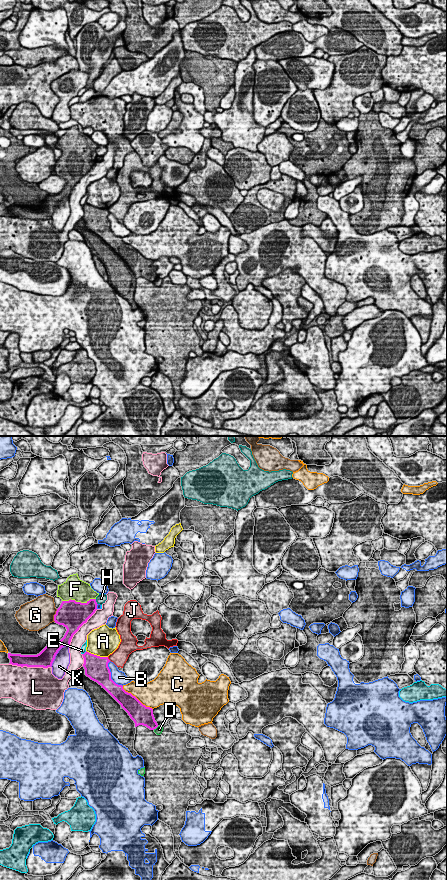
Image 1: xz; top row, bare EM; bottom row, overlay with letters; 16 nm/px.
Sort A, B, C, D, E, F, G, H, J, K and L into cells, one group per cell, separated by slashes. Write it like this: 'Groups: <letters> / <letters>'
Groups: A / B / C / D / E / F / G / H / J / K / L

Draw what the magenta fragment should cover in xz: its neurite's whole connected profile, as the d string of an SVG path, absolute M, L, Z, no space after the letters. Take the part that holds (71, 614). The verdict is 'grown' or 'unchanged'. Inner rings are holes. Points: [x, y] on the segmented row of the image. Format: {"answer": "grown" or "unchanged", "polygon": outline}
{"answer": "grown", "polygon": "M77 573L70 575L63 584L58 585L57 597L62 599L62 603L54 615L55 623L67 629L64 637L58 642L49 642L37 655L8 653L9 664L21 667L51 667L58 651L64 646L70 646L73 635L97 610L98 595L90 584L79 579Z"}

